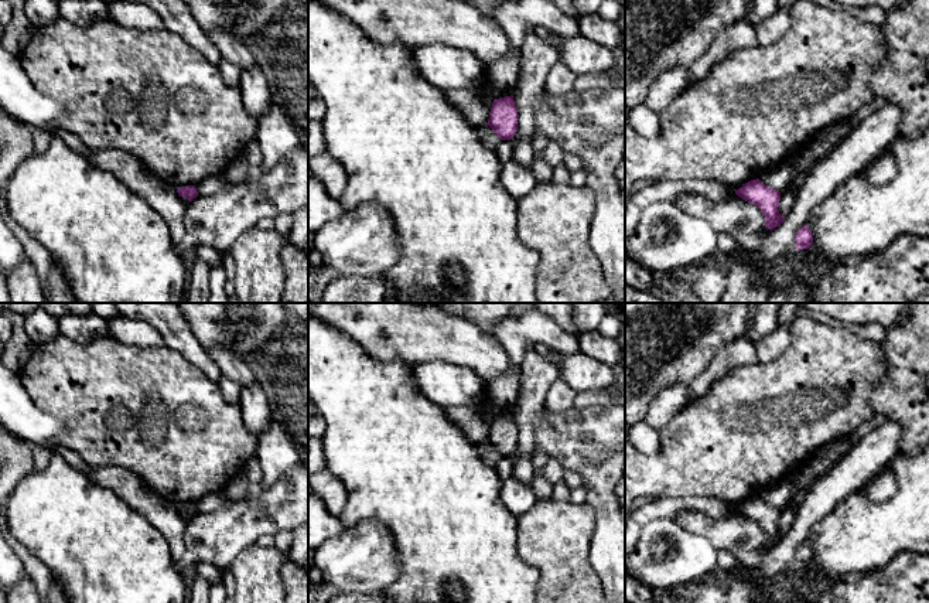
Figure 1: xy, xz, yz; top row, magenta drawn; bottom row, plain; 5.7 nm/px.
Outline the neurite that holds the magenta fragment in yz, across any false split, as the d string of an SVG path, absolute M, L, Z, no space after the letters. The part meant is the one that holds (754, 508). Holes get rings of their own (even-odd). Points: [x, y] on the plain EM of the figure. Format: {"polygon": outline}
{"polygon": "M759 495L742 501L734 507L738 514L756 522L765 534L765 545L775 546L786 534L779 531L781 510L765 502Z"}

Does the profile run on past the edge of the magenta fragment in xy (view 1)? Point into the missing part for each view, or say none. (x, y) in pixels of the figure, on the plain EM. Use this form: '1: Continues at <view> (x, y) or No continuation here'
1: No continuation here

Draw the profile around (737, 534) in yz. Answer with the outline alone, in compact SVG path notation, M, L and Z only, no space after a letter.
M689 508L680 511L673 519L687 532L707 538L717 551L730 552L734 558L765 545L762 528L738 512L727 518L713 518Z

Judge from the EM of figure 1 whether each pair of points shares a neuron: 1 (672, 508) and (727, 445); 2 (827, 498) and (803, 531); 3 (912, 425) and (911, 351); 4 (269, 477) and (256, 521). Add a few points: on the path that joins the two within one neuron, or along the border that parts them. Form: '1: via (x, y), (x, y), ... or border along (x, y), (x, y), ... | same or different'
1: border along (685, 497), (655, 497), (652, 500) | different
2: via (819, 507), (803, 523) | same
3: via (909, 406), (909, 370) | same
4: border along (293, 466), (272, 484), (260, 489) | different

